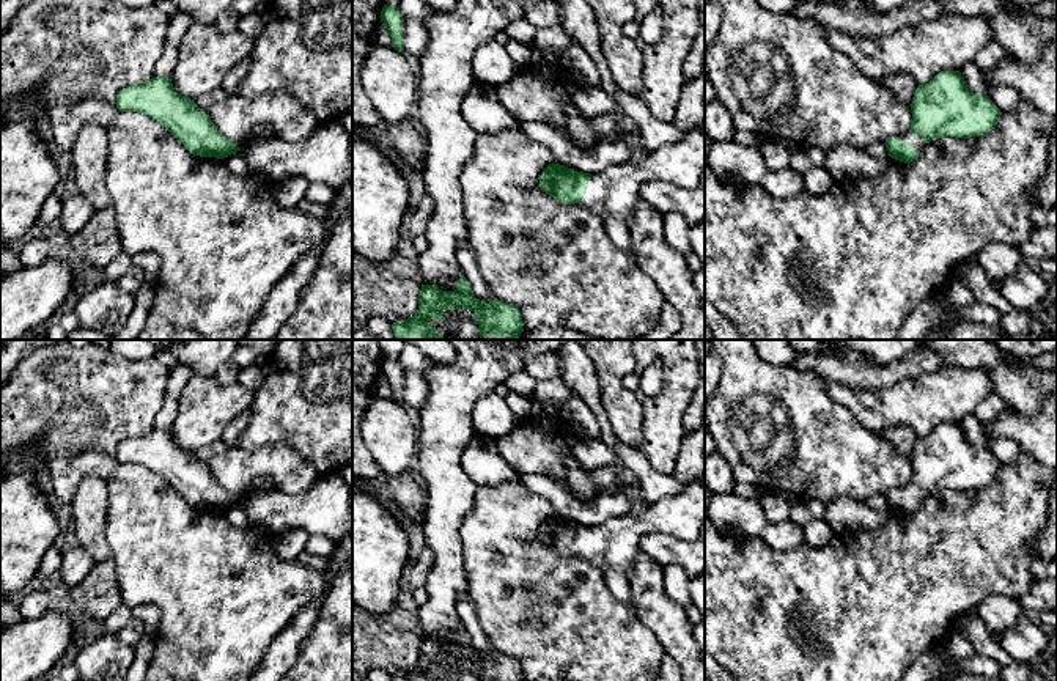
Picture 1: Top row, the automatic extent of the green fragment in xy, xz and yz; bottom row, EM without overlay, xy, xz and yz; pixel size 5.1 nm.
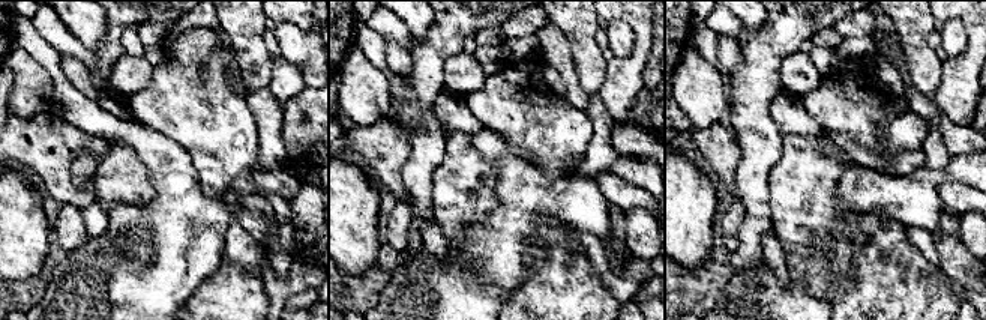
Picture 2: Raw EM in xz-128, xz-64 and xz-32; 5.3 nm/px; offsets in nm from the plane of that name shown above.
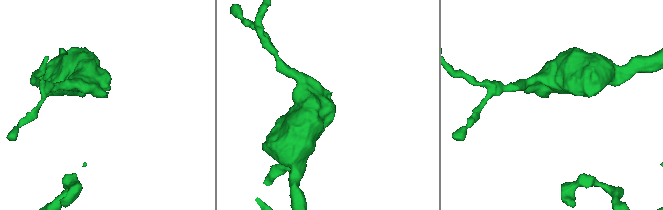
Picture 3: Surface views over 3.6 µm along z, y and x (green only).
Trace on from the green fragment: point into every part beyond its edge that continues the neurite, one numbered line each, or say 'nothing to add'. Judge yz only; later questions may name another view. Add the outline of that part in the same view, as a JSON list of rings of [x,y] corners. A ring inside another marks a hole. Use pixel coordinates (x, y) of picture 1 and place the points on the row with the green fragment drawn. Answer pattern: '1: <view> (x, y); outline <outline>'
1: yz (917, 142); outline [[[909,131],[898,135],[898,138],[901,138],[903,142],[909,142],[911,148],[919,149],[920,153],[923,153],[923,149],[928,145],[920,135],[915,135],[915,134],[909,132]]]

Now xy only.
1: xy (324, 156); outline [[[335,121],[319,124],[299,143],[260,132],[236,146],[241,148],[252,175],[271,186],[289,175],[300,175],[310,182],[322,182],[340,192],[352,182],[351,138],[341,121]]]

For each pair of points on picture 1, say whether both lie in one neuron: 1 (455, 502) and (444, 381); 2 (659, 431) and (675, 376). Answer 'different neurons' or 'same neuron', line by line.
1: same neuron
2: same neuron

